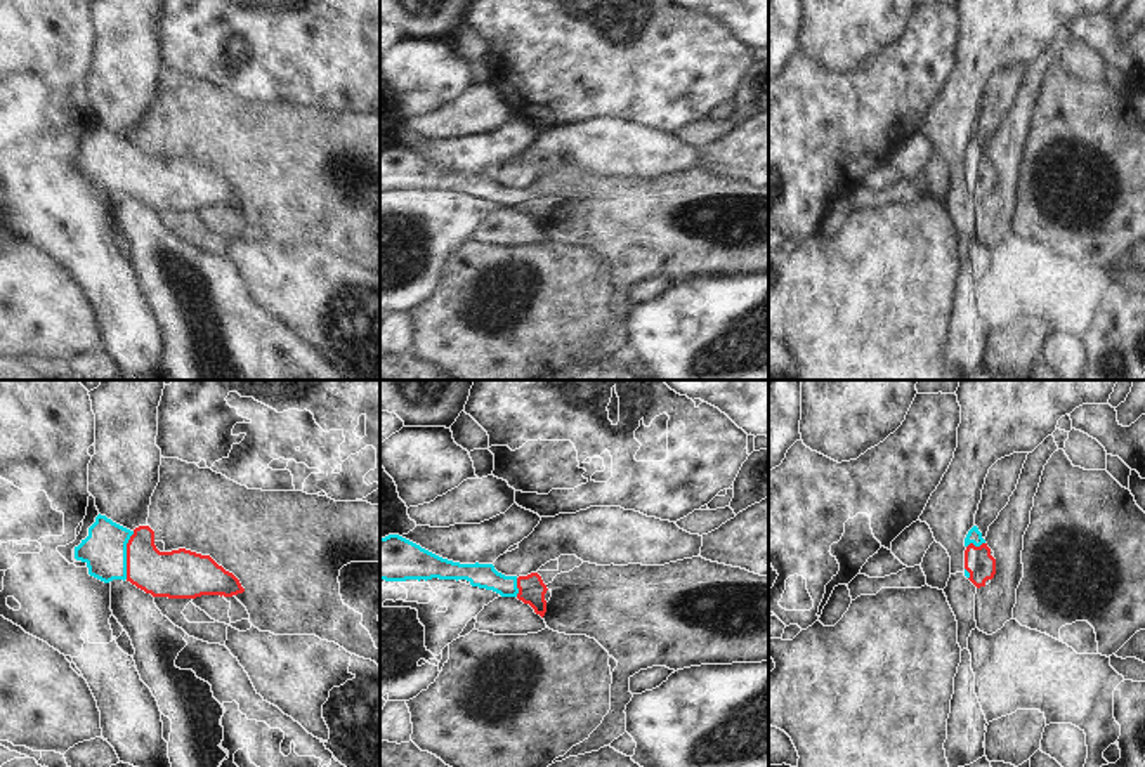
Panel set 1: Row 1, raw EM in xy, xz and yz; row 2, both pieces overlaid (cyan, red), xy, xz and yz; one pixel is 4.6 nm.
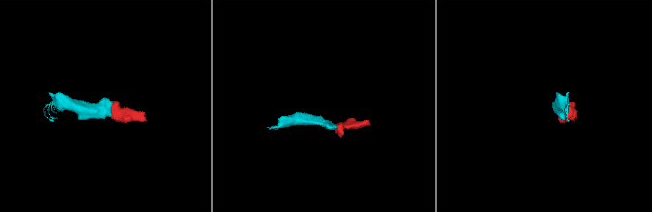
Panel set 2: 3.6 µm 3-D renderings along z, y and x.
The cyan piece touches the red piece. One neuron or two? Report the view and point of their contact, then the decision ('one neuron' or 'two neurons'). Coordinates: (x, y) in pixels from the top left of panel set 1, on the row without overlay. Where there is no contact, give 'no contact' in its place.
contact xy (125, 167); one neuron

